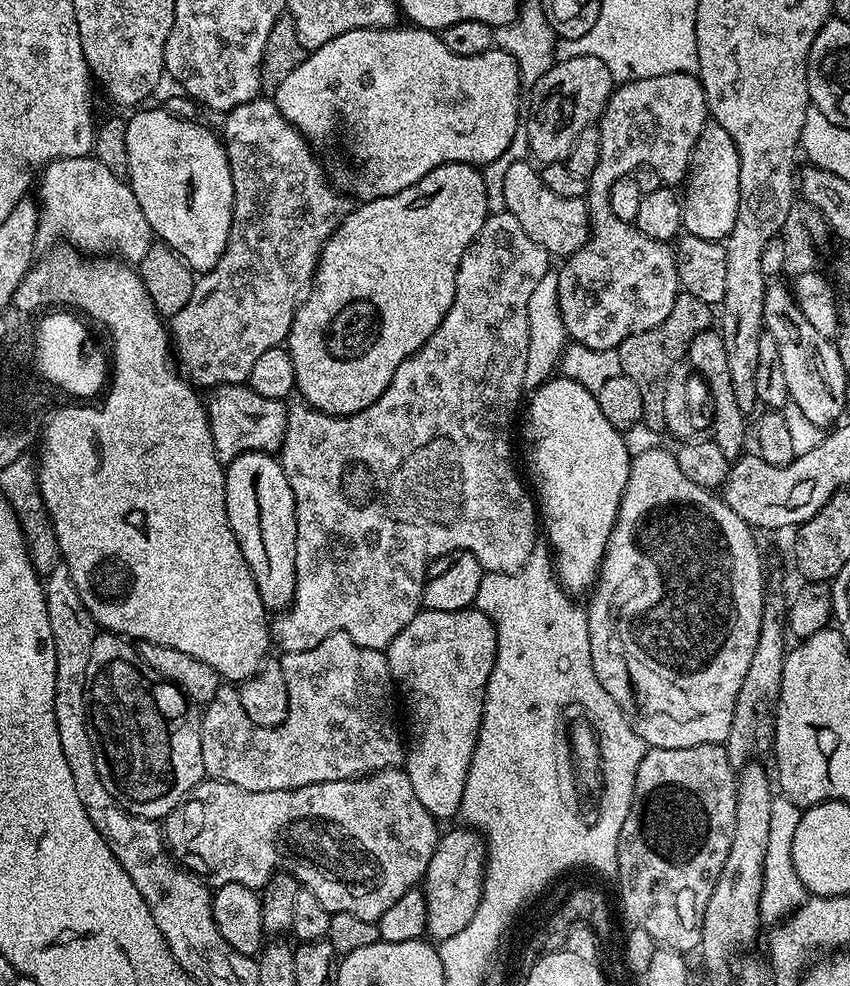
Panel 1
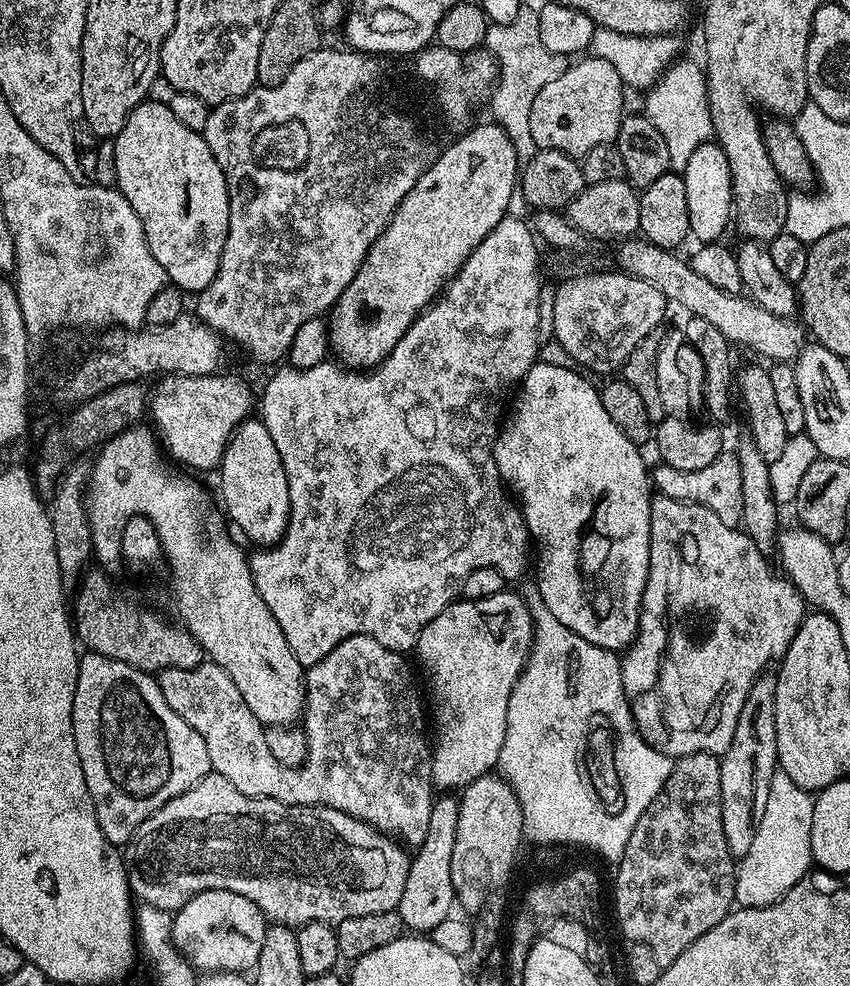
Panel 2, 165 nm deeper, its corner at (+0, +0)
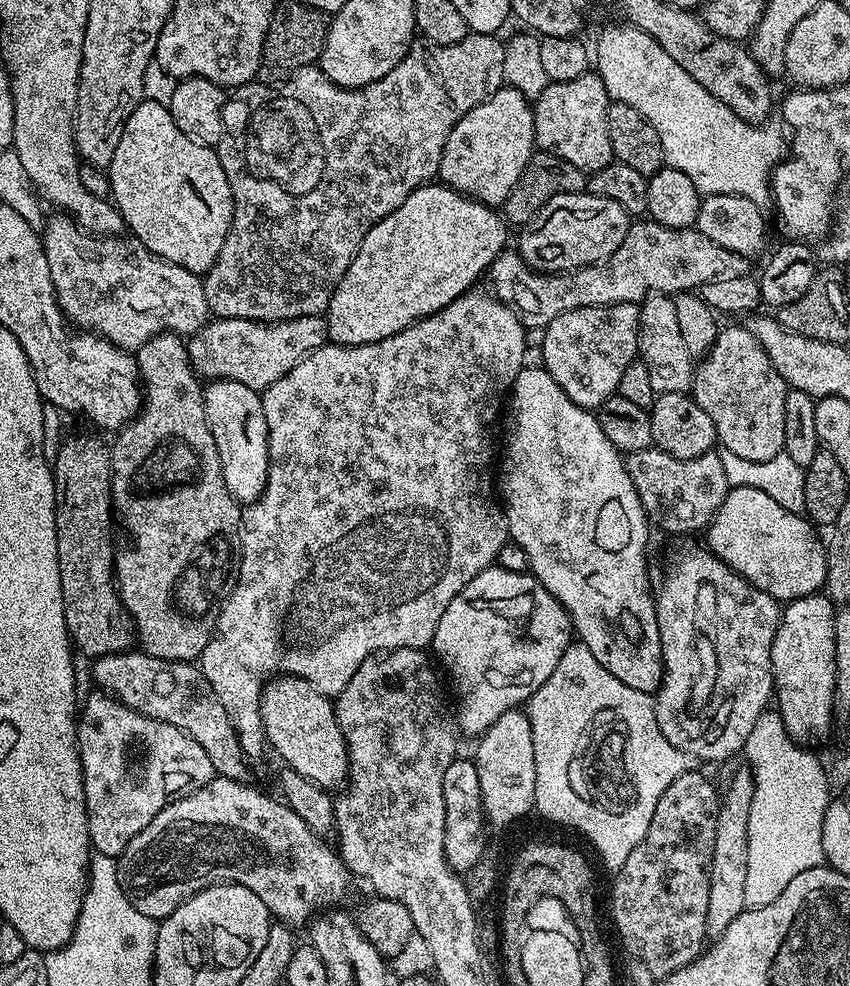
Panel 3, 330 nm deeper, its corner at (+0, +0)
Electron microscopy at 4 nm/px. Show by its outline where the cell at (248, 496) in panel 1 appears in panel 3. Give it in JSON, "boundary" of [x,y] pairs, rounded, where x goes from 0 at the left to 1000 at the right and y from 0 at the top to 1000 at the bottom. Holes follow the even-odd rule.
{"boundary":[[[251,385],[240,396],[240,415],[247,440],[252,440],[252,452],[256,452],[266,497],[284,512],[298,511],[311,500],[315,484],[315,437],[307,399],[285,391],[285,387]]]}

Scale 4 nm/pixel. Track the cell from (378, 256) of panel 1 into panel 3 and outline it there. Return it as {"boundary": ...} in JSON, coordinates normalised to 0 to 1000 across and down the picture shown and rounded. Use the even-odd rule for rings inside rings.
{"boundary":[[[591,87],[580,97],[558,108],[558,112],[548,115],[536,125],[534,132],[529,132],[529,140],[525,140],[525,148],[520,152],[515,178],[535,195],[542,195],[555,203],[575,209],[592,209],[600,193],[605,193],[605,185],[614,181],[614,172],[619,172],[619,164],[624,164],[629,150],[628,116],[622,98],[615,97],[608,89]]]}

